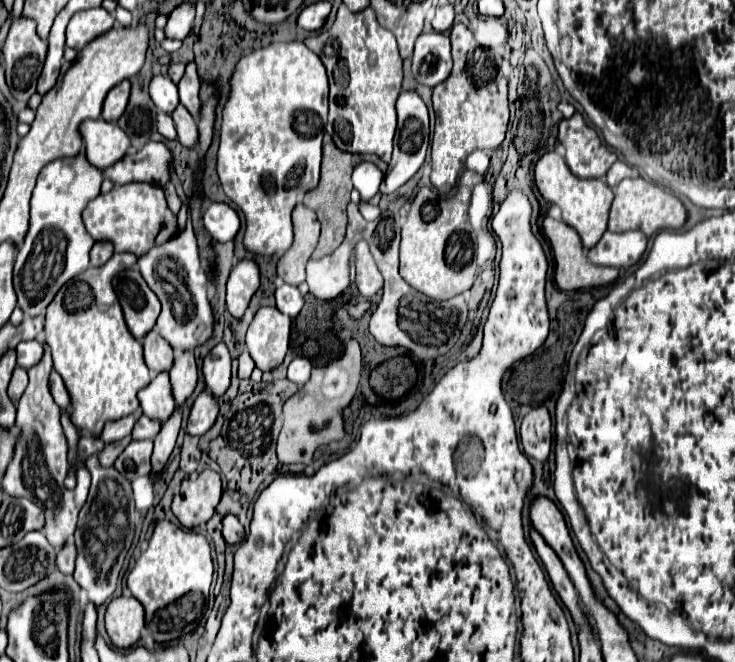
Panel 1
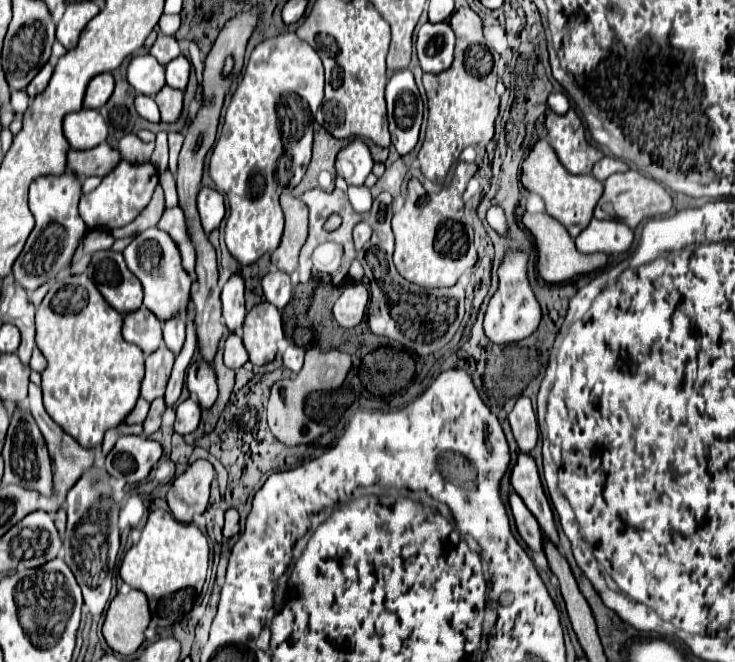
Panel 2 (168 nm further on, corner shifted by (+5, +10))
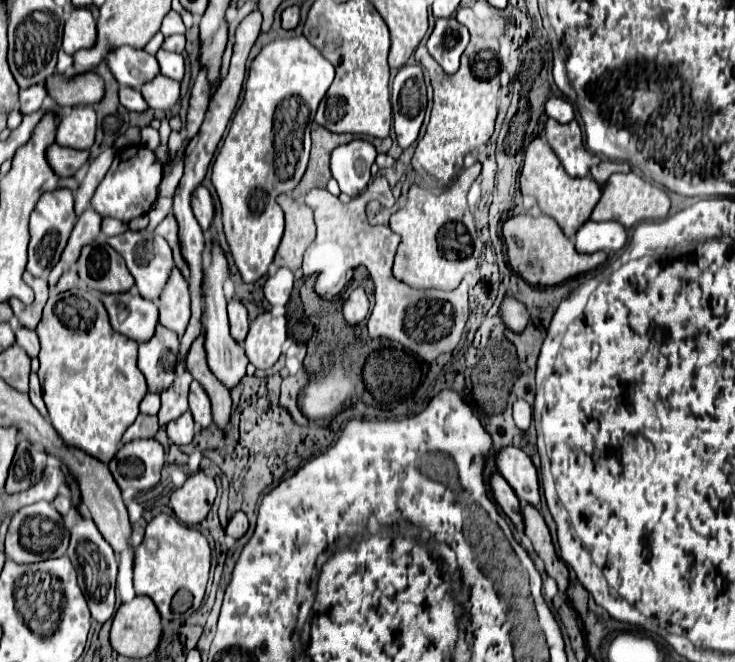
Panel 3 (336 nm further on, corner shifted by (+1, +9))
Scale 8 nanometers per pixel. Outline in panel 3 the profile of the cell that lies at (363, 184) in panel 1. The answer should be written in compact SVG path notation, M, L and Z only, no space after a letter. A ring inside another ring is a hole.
M354 139L332 151L330 171L338 187L348 197L360 195L370 183L370 167L376 159L376 149L370 141Z

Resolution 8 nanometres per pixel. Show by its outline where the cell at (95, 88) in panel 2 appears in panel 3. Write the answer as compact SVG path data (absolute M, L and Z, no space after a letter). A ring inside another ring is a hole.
M96 73L52 75L46 79L46 91L60 107L90 105L104 95L104 83Z

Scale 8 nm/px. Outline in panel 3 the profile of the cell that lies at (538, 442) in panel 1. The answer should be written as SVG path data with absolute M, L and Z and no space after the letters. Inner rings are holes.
M524 399L514 401L514 421L522 431L528 431L532 423L532 407Z

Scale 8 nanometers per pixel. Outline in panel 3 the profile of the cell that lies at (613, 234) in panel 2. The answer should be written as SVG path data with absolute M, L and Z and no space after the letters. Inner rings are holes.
M588 219L576 233L574 239L578 253L596 251L620 251L626 245L626 229L616 221L596 223Z

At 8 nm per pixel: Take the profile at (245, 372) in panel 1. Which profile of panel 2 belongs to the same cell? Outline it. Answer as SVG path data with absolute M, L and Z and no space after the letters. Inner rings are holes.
M236 334L228 336L226 348L224 348L224 364L232 370L238 370L238 368L242 368L244 362L248 362L248 352L242 344L242 338Z

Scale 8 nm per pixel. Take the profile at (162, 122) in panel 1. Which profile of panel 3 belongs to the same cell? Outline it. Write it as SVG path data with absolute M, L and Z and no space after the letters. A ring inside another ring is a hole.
M120 87L120 89L118 89L118 97L120 97L120 103L122 103L128 111L146 111L146 109L148 109L148 105L144 103L140 91L136 91L136 89Z

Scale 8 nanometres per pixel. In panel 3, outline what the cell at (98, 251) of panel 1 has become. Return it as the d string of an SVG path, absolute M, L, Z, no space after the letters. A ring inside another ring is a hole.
M124 231L116 237L108 237L108 243L124 257L128 271L134 277L134 285L140 295L146 299L156 299L160 295L160 287L164 287L164 279L168 279L168 271L172 269L172 251L164 239L148 231Z

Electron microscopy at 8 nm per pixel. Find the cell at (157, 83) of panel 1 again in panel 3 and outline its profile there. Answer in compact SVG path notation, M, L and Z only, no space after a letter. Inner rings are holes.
M118 47L118 49L110 49L104 57L112 77L126 87L138 89L144 83L148 83L148 79L152 79L152 75L160 73L160 67L156 63L154 55L148 55L144 49L134 49L134 47Z

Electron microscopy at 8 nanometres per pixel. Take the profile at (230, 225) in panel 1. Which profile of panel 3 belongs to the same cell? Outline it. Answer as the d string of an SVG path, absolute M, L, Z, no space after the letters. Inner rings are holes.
M198 185L196 191L192 193L192 213L196 215L198 225L202 227L202 231L208 231L212 225L212 217L214 217L214 205L212 205L212 197L208 193L208 189L204 185Z

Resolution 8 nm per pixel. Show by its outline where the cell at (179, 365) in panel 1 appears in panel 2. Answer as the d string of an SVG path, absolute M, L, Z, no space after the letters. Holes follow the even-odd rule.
M176 316L170 318L164 324L164 344L168 346L168 350L172 350L174 354L180 354L182 346L184 346L184 336L186 336L186 318L184 316Z

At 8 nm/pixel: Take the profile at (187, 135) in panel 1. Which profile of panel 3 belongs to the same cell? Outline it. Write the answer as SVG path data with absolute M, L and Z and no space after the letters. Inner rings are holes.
M156 75L152 81L144 83L144 87L140 87L140 93L142 93L144 101L148 103L148 107L168 111L176 105L176 101L180 97L180 85L174 79Z

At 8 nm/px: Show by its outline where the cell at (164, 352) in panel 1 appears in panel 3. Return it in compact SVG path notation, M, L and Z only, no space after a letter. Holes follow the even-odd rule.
M130 289L124 293L100 295L100 301L110 315L110 325L114 331L134 339L136 343L152 337L158 323L156 303L152 299L144 299L136 289Z

